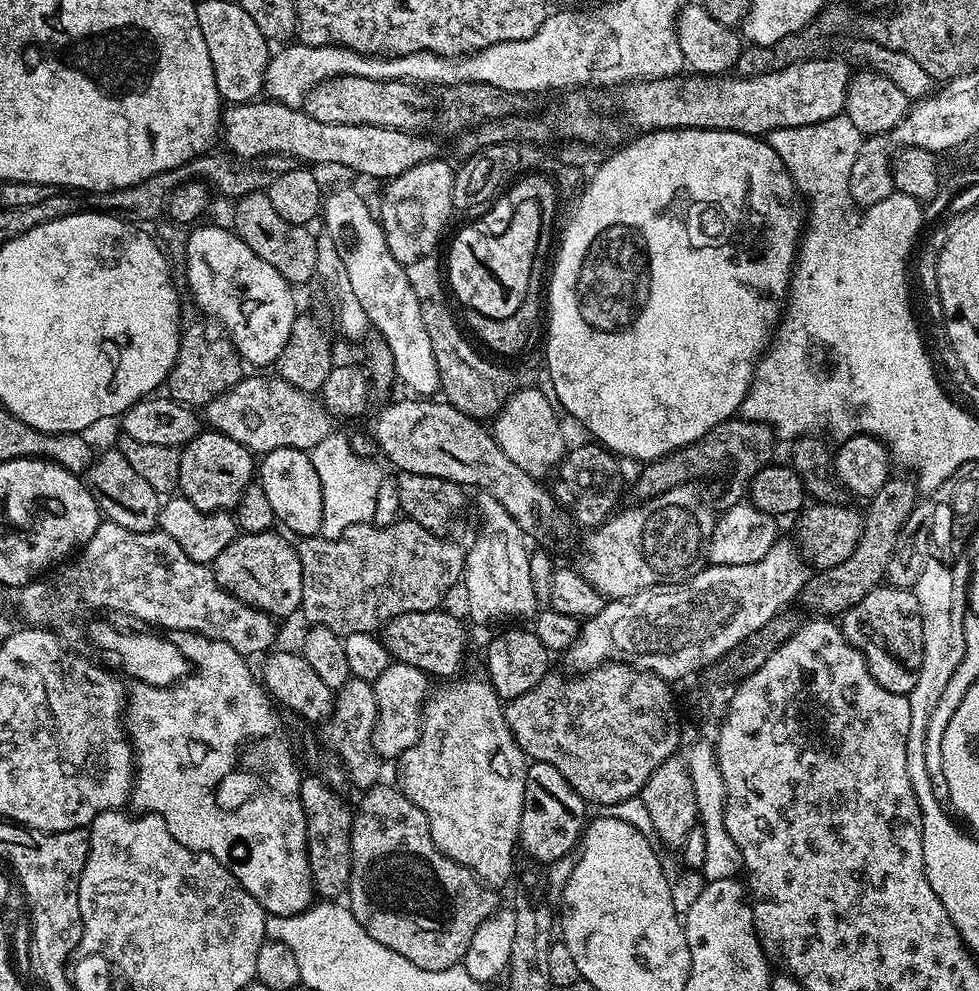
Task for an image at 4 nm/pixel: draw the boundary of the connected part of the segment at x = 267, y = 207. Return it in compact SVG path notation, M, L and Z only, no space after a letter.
M267 191L241 196L235 204L231 227L242 238L242 242L246 242L246 246L250 246L250 250L262 258L262 262L270 262L270 266L274 266L274 270L278 270L278 274L282 274L282 278L286 278L293 286L304 284L316 276L316 236L308 233L309 229L305 225L291 224L286 222L286 218L281 218L278 210L274 210L274 205L270 203Z

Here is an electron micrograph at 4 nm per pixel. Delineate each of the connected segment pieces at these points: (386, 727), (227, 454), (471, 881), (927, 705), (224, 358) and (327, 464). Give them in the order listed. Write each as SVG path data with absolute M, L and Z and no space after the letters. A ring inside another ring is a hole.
M399 662L389 663L382 674L373 683L374 698L378 702L378 714L376 725L372 735L372 745L380 756L381 761L395 762L400 756L418 742L423 729L424 705L427 704L430 695L430 677L420 668Z
M201 430L191 442L180 449L179 495L194 502L203 512L227 512L240 503L242 494L254 483L258 464L254 453L215 430Z
M381 782L375 784L373 788L367 789L361 796L364 797L360 800L360 809L357 807L352 817L352 873L346 889L347 907L351 908L354 918L358 918L358 922L370 934L370 938L382 942L382 946L390 946L390 950L402 954L402 958L410 958L410 962L414 962L414 966L422 966L422 970L441 972L450 966L461 963L466 954L466 946L470 946L470 940L474 938L474 932L478 930L478 926L482 922L486 922L486 918L490 918L498 910L498 903L496 904L497 889L485 884L471 870L464 868L458 862L454 862L438 850L438 846L430 834L426 814L422 810L418 810L418 806L414 806L414 802L405 798L399 787L392 785L391 788L387 782Z
M930 556L914 589L922 614L922 670L918 674L918 682L914 682L914 690L907 697L910 712L924 712L925 726L930 722L930 714L934 714L934 706L938 706L938 698L942 698L942 690L946 690L946 682L950 682L950 674L954 674L954 670L958 670L958 662L962 662L960 632L956 632L956 616L952 616L952 580L948 578L947 566L947 563Z
M211 318L199 319L189 328L187 325L183 329L178 358L166 381L167 395L197 410L203 409L210 402L214 402L214 398L233 388L246 372L240 352L226 335L224 327Z
M339 434L322 438L322 442L318 442L318 446L314 446L310 450L310 455L322 488L324 513L322 514L320 532L323 536L327 540L337 540L343 532L350 530L350 526L371 524L374 518L374 506L378 506L378 486L382 486L382 482L386 478L385 473L380 473L379 466L375 464L377 461L358 455L352 448L351 439L347 435L339 436Z

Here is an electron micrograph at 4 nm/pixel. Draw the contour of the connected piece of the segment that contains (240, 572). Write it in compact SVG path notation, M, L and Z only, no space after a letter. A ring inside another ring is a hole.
M278 532L237 534L234 542L230 542L230 546L226 546L226 550L222 550L210 565L216 581L231 596L273 618L299 613L302 602L302 562L296 553L295 543L291 539L288 541L287 535L279 536Z

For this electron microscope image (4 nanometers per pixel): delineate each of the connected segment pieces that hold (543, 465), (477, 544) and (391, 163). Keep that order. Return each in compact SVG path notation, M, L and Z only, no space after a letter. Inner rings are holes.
M535 386L521 387L512 393L503 409L493 419L492 433L514 466L522 466L527 474L537 478L551 477L554 469L566 455L564 428L556 417L557 406L551 405Z
M488 492L477 495L476 504L484 515L484 525L480 537L467 549L464 561L462 588L468 591L468 616L476 624L496 624L508 626L513 622L532 622L542 605L534 594L530 576L530 548L525 534L514 522L514 518ZM526 545L528 545L528 547ZM528 620L528 621L524 621Z
M277 100L233 104L222 112L222 144L233 156L291 156L293 161L308 166L341 164L353 168L360 176L387 182L393 176L406 174L427 160L437 159L436 144L431 135L403 132L386 126L369 124L331 124L310 118L299 108L280 104Z

